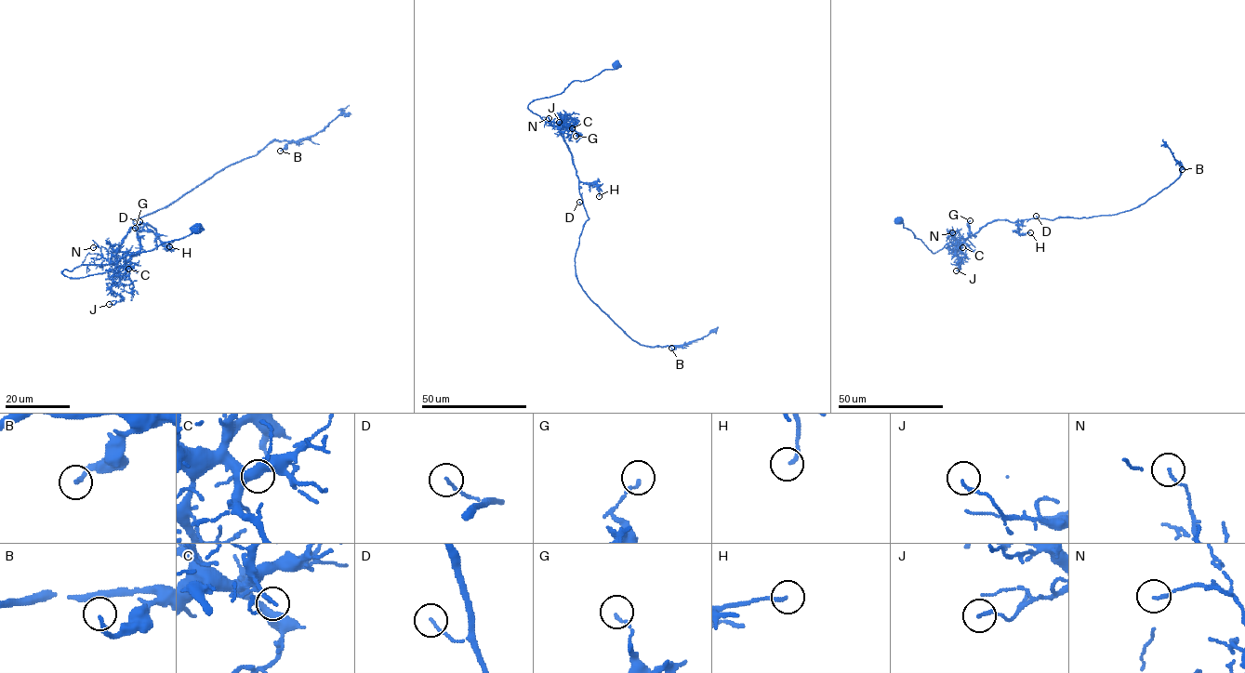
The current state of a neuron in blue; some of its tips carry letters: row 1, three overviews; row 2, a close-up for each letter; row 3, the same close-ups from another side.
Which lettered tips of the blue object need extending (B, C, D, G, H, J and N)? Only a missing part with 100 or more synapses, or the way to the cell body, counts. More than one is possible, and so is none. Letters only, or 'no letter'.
no letter

